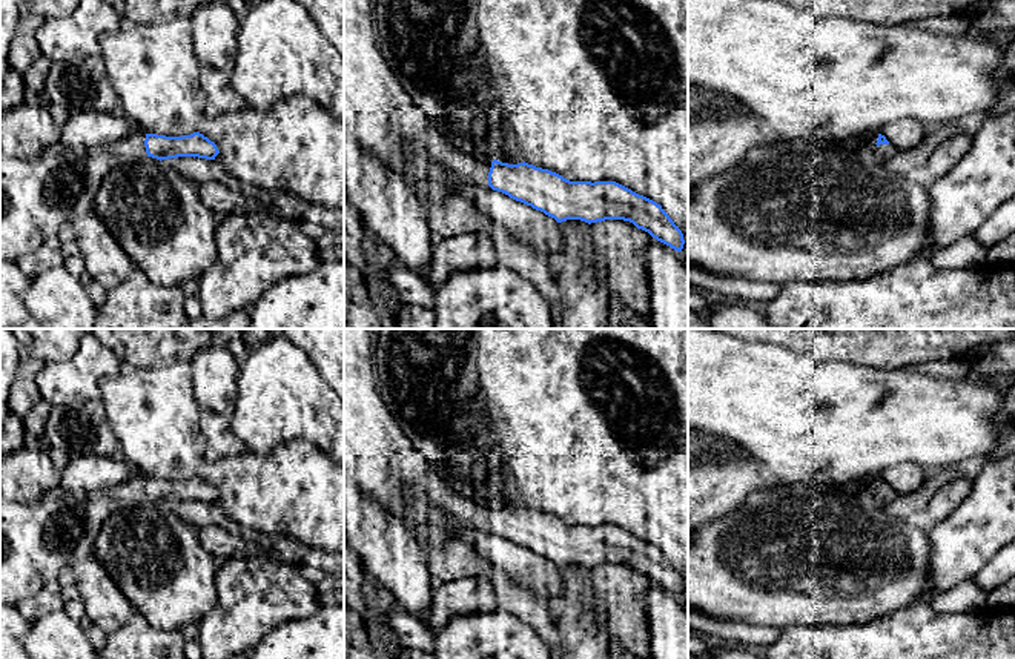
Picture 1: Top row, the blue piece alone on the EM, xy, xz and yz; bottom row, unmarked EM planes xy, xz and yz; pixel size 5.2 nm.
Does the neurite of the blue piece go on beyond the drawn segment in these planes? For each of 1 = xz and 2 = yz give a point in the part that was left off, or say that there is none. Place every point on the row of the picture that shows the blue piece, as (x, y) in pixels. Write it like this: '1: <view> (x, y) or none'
1: xz (380, 115)
2: yz (883, 151)

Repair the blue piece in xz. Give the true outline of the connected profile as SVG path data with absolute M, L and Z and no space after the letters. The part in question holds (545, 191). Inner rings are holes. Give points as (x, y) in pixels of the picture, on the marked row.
M344 0L344 140L353 140L358 146L367 149L378 157L388 169L395 171L415 192L421 204L442 203L453 197L451 187L435 180L413 180L405 174L402 163L402 143L416 141L425 152L442 167L448 169L461 183L490 186L493 190L502 192L510 198L531 206L536 210L554 218L557 223L567 220L580 220L588 224L605 220L623 220L633 223L637 229L648 232L657 241L682 252L685 240L682 230L674 224L670 215L656 201L633 192L616 181L570 181L562 175L548 169L536 167L528 163L508 164L498 160L479 157L461 144L455 143L438 124L435 124L413 98L402 89L395 74L384 60L375 35L373 23L375 0Z

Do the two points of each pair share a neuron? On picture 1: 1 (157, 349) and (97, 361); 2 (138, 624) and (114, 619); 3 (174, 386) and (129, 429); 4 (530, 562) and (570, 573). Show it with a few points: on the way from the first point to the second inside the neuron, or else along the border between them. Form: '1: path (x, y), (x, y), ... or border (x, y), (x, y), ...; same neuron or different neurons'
1: border (103, 344), (120, 361); different neurons
2: border (137, 613), (126, 624), (106, 635); different neurons
3: path (162, 398), (151, 413), (142, 417); same neuron
4: border (561, 567), (564, 598), (558, 606); different neurons

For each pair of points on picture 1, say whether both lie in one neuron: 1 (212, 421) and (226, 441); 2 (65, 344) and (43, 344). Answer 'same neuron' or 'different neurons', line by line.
1: same neuron
2: same neuron

